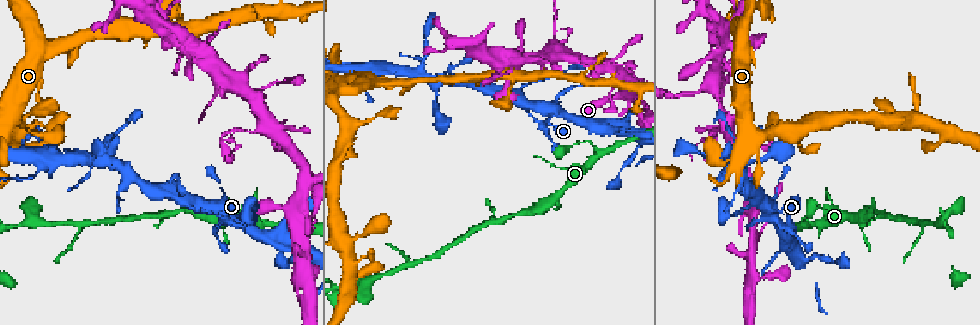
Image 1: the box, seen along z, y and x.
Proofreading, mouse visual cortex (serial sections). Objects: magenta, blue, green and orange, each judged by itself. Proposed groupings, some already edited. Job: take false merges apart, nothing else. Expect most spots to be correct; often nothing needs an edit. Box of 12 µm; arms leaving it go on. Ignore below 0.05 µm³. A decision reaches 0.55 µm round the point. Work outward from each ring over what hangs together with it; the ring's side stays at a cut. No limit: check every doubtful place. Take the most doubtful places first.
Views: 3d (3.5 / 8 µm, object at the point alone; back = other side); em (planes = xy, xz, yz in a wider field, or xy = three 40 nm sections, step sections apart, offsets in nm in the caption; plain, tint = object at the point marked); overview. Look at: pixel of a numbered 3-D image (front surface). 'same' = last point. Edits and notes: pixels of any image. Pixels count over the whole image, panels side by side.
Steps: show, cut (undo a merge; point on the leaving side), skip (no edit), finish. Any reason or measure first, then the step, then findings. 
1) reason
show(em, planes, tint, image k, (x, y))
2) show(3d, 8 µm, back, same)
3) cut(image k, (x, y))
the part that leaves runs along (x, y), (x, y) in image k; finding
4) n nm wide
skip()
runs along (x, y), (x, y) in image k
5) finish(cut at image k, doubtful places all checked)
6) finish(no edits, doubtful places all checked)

show(3d, 3.5 µm, back, image 1, (597, 156))

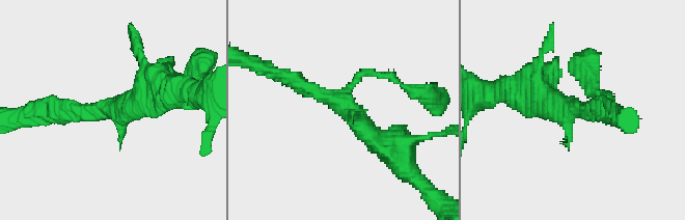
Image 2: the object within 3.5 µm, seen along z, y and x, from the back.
now the EM
show(em, xy, step 1, tint, image 2, (105, 109))

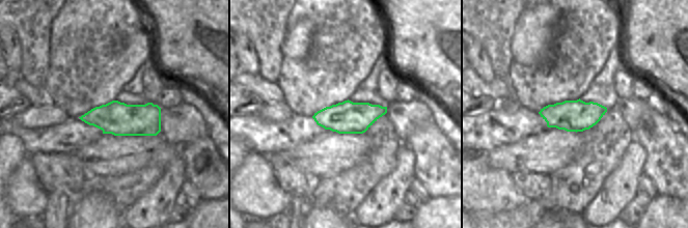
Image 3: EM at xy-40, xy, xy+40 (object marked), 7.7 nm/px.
skip()
runs along (398, 149), (337, 102), (276, 73) in image 2; one cell here

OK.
thin arm on a thick one
show(3d, 3.5 µm, back, image 1, (39, 168))

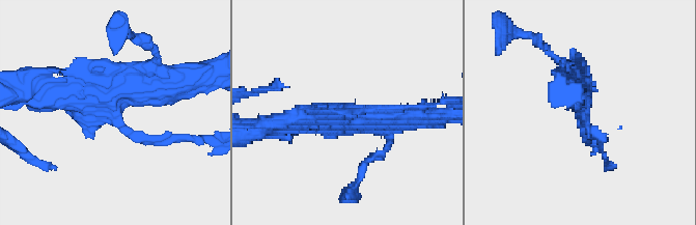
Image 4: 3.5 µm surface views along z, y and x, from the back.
3 arms; arms of 150, 350, 350 nm
show(em, xy, step 1, tint, image 4, (581, 120))

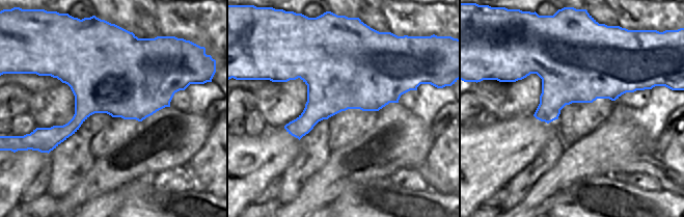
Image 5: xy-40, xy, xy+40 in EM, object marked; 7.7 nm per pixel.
skip()
runs along (63, 91), (105, 91), (127, 133), (174, 139) in image 4; one cell here

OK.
abrupt turn
show(3d, 8 µm, back, image 1, (167, 16))

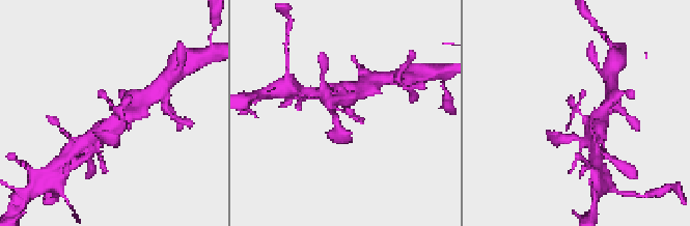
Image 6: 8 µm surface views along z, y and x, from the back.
show(em, xy, step 1, tint, image 6, (579, 113))

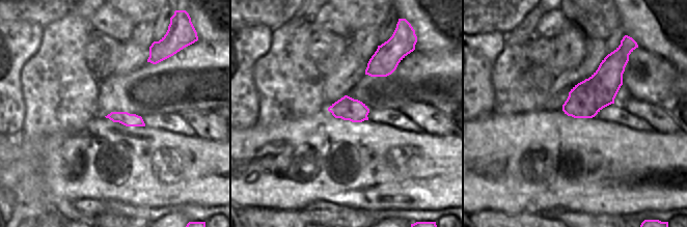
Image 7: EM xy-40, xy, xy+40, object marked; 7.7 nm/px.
180 nm wide
skip()
runs along (104, 132), (128, 92) in image 6; all the same cell

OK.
finish(no edits, doubtful places all checked)

